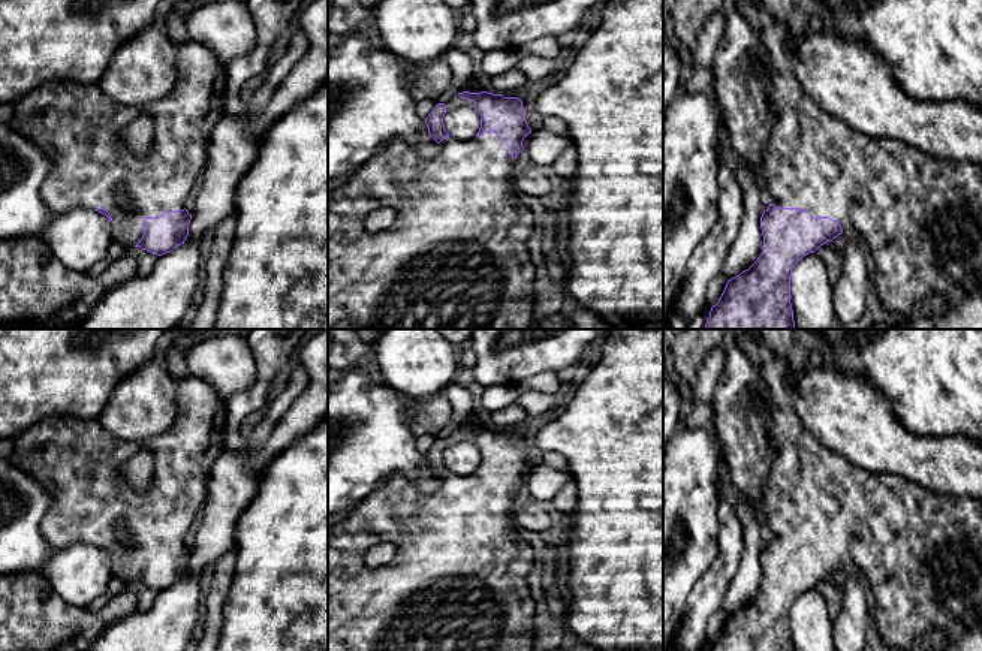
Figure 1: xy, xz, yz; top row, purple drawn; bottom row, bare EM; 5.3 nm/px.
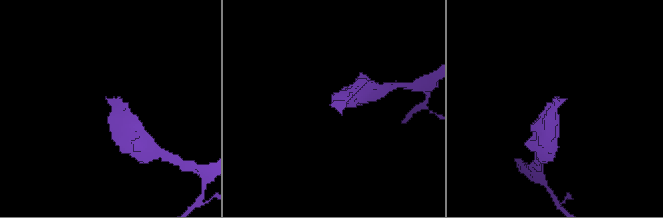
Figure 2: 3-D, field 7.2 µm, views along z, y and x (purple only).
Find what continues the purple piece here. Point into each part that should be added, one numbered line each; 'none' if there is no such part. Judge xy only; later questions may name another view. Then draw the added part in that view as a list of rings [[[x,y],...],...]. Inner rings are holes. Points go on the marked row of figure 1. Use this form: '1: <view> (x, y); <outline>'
1: xy (75, 124); [[[189,40],[177,45],[177,82],[165,97],[153,103],[120,103],[96,84],[72,79],[48,81],[13,103],[9,127],[34,142],[52,162],[40,187],[45,204],[54,213],[106,210],[112,218],[114,241],[124,244],[127,250],[112,259],[103,272],[90,275],[64,266],[46,242],[34,235],[0,241],[0,325],[67,329],[82,323],[106,292],[138,277],[135,245],[144,235],[142,220],[184,210],[196,178],[207,166],[211,132],[223,117],[225,84],[225,64],[201,43]],[[145,114],[154,121],[153,144],[147,153],[136,154],[124,145],[120,132]],[[118,184],[127,189],[132,214],[115,204],[112,192]]]

